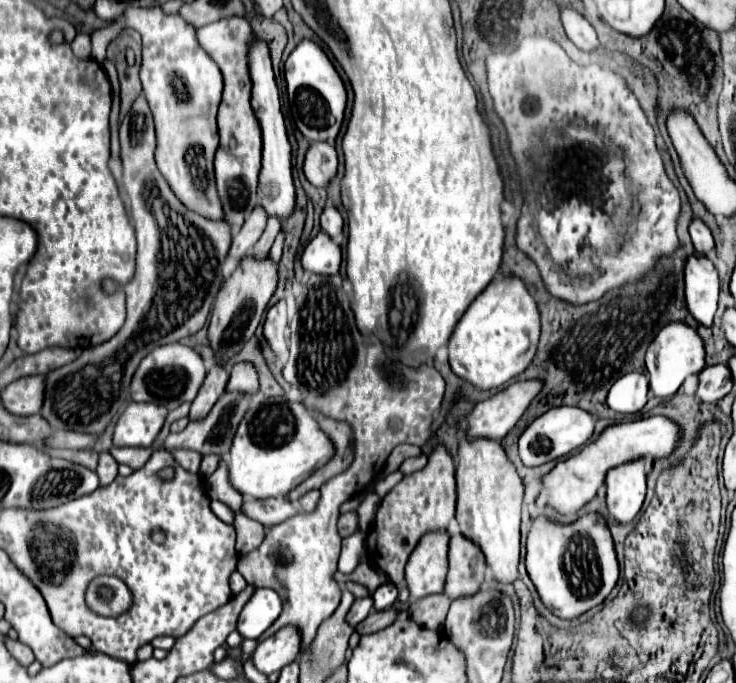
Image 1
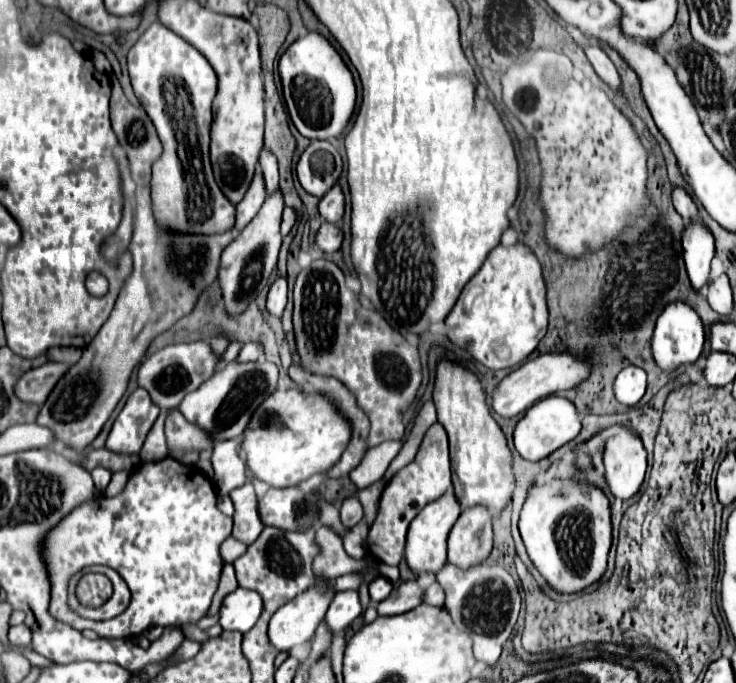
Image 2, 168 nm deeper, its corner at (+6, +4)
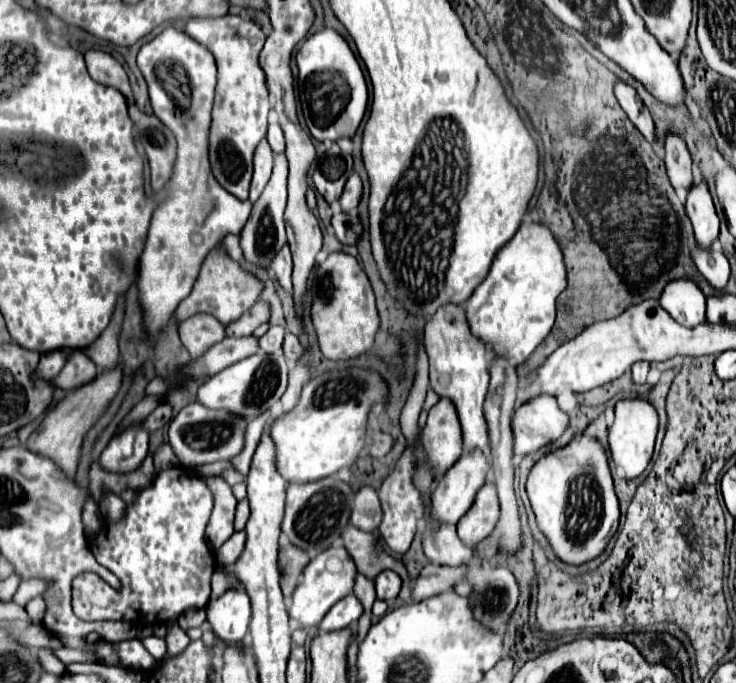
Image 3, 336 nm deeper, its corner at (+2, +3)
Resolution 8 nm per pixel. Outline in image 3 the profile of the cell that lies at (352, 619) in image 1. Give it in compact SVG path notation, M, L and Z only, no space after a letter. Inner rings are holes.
M348 595L344 599L340 599L322 619L320 629L322 631L336 631L336 629L344 629L350 627L358 621L358 617L362 615L362 605L356 599L356 595Z

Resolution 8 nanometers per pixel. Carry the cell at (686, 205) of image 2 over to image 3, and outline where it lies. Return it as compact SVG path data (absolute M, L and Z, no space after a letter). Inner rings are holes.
M668 131L664 149L666 149L666 171L668 171L672 187L676 191L690 189L692 187L692 157L684 139L678 133Z

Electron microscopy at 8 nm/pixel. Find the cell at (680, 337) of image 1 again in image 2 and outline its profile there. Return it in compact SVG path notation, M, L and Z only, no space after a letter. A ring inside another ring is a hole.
M668 304L664 312L658 316L654 336L652 336L652 360L660 368L660 372L670 374L672 370L692 364L702 354L704 346L704 328L696 312L688 308L688 304Z

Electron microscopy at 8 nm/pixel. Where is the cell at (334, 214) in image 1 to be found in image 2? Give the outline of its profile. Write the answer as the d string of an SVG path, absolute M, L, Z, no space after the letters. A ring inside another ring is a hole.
M332 186L322 198L320 198L320 204L318 204L318 210L320 210L320 216L322 220L330 222L330 224L336 224L342 214L344 214L344 194L340 190L340 186Z

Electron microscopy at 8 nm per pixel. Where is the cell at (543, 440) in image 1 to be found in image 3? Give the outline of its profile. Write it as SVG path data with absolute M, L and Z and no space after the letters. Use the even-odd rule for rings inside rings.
M552 395L534 397L514 409L514 453L528 455L558 439L568 425L568 415Z

